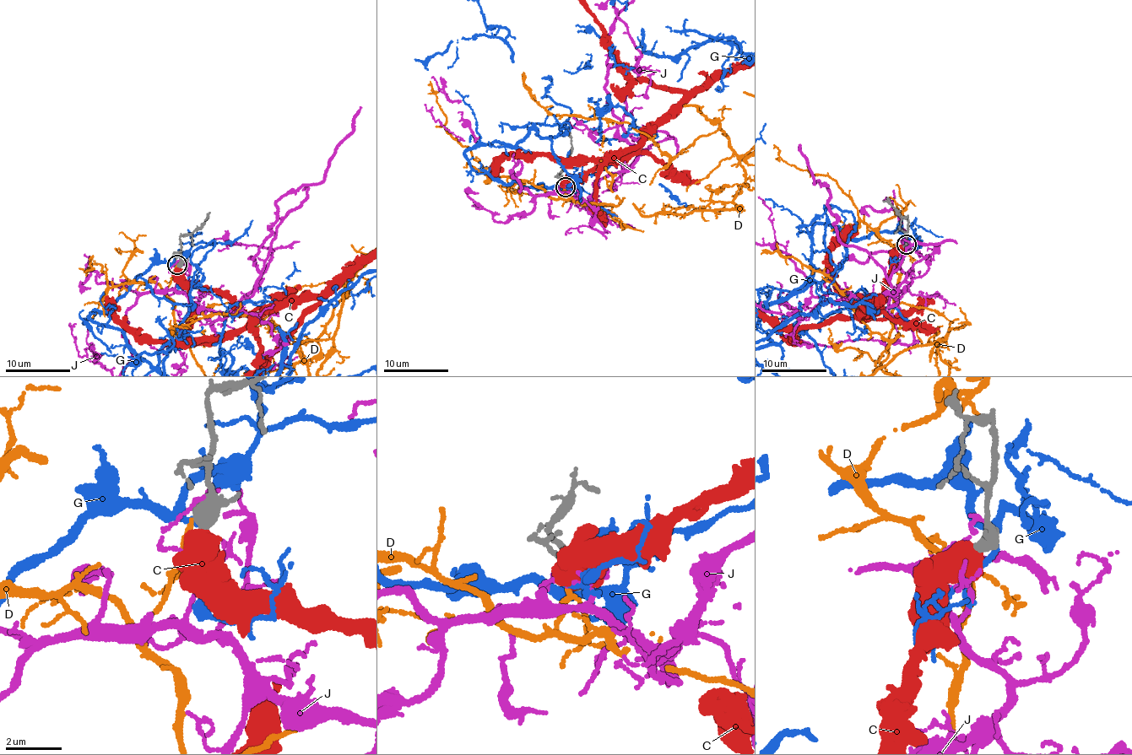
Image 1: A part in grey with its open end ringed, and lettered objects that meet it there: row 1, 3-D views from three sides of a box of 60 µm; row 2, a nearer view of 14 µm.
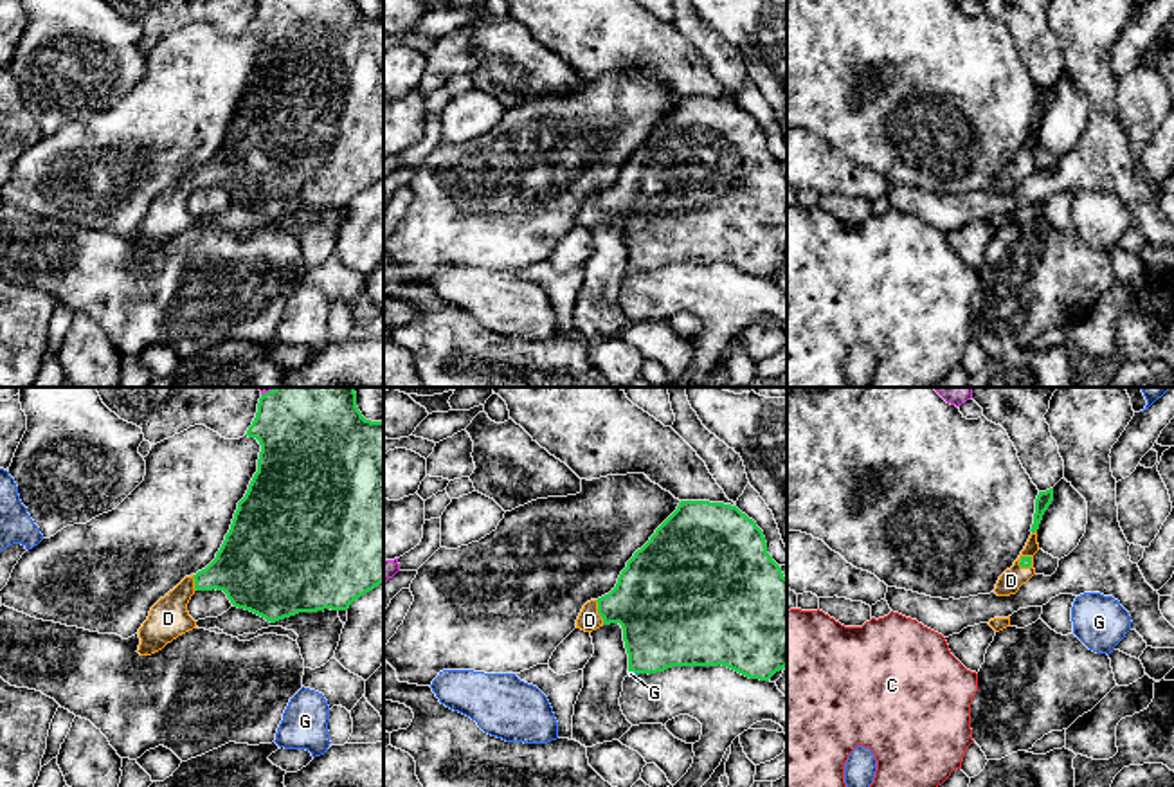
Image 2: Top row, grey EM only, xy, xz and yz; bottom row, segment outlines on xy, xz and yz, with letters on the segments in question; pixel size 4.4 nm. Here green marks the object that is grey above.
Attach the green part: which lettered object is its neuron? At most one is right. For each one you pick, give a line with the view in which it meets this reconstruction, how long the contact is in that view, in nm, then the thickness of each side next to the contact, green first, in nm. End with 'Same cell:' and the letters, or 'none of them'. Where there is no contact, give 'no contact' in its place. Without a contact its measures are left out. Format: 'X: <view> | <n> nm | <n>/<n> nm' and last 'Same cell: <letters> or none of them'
D: xz | 120 nm | 360/100 nm
Same cell: D

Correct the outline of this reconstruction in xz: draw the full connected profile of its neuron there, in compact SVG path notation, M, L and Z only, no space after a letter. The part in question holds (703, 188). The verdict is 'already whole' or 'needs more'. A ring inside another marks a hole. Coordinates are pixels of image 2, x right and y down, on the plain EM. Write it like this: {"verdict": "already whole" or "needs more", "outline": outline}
{"verdict": "needs more", "outline": "M681 97L627 158L616 184L583 202L576 225L592 229L610 220L623 225L628 268L722 261L769 277L787 263L787 175L767 149L763 128L736 103Z"}

